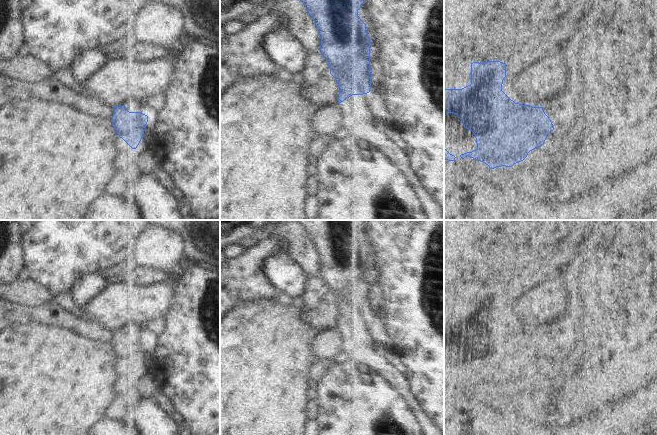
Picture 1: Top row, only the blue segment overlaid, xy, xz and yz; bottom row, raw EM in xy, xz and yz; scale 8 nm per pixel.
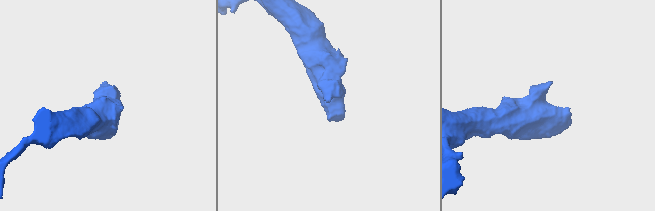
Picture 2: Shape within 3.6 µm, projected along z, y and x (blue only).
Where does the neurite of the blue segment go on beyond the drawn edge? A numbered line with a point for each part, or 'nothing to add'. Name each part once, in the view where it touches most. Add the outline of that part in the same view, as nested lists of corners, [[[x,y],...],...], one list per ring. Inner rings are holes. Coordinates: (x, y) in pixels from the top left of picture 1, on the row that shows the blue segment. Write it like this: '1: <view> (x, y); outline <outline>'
1: xz (363, 120); outline [[[372,93],[352,95],[338,103],[344,116],[342,135],[362,139],[388,155],[409,177],[425,205],[430,220],[444,220],[444,207],[427,191],[420,177],[412,168],[405,149],[399,148],[390,138],[390,132],[382,122],[382,116]]]

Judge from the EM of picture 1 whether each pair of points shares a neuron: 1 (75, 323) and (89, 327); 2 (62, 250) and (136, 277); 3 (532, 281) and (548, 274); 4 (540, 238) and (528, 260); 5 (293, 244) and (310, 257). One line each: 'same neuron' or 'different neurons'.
1: same neuron
2: different neurons
3: same neuron
4: different neurons
5: same neuron

